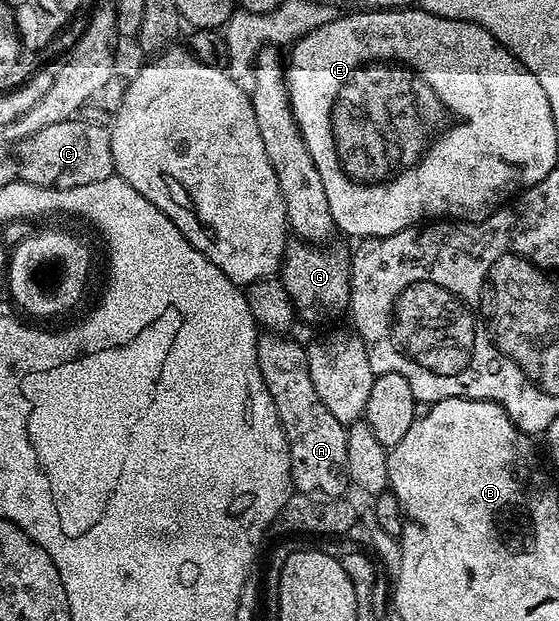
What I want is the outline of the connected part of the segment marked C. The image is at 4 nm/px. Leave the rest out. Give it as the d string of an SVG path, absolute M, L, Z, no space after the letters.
M72 118L56 122L53 126L45 126L45 130L37 130L37 134L19 141L18 159L21 161L26 183L42 188L76 188L104 180L114 173L110 131L104 125L102 128L99 124L79 119Z

